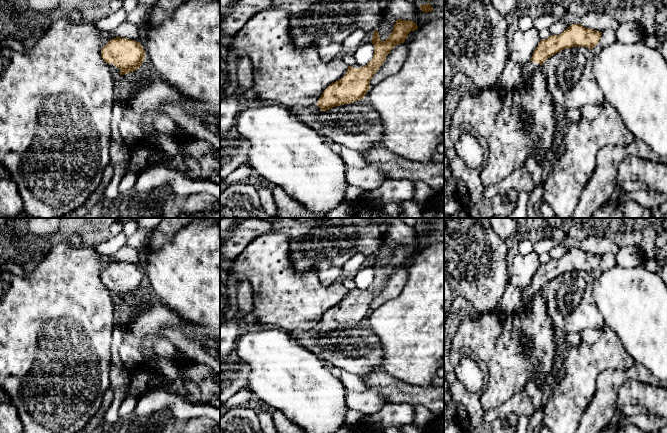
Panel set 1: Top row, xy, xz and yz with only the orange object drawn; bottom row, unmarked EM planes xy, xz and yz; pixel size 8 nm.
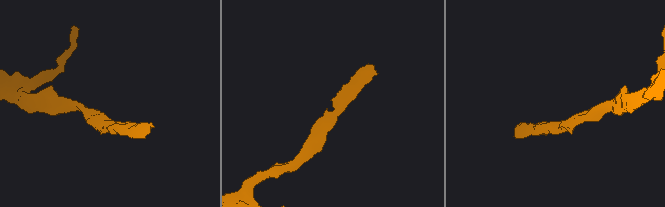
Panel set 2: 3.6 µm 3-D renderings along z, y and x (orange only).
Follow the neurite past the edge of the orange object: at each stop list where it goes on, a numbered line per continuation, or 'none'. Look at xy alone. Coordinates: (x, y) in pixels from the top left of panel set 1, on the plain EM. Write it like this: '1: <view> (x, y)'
1: xy (115, 295)

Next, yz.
1: yz (514, 299)

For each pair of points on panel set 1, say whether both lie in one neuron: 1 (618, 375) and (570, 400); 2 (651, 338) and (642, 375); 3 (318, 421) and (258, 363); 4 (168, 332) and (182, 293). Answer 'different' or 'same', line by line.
1: different
2: different
3: same
4: different

